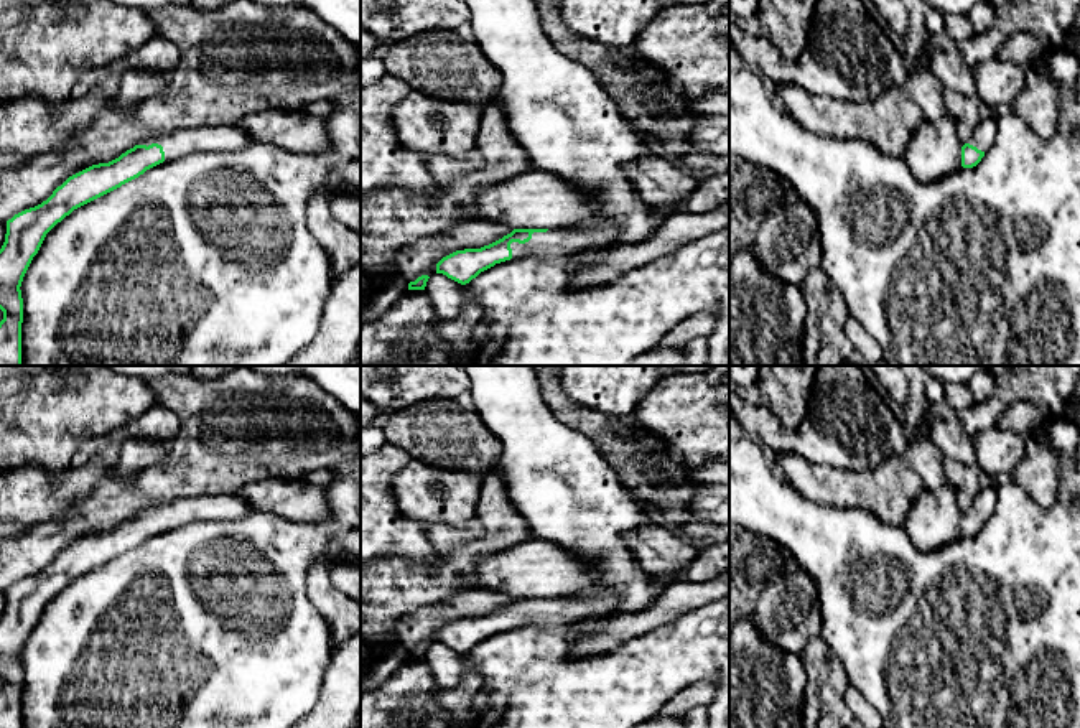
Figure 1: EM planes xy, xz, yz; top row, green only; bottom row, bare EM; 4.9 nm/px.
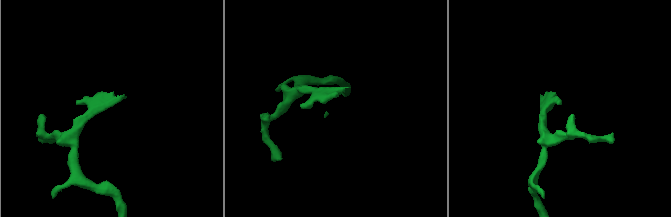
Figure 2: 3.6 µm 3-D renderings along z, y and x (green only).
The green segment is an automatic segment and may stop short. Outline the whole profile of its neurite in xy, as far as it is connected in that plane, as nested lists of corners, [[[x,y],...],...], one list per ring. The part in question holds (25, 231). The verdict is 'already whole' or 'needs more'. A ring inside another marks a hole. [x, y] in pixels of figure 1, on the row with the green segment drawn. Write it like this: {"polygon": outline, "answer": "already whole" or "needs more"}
{"polygon": [[[235,125],[179,128],[122,153],[109,163],[92,165],[69,176],[41,204],[7,221],[0,249],[0,366],[21,364],[23,277],[46,234],[74,209],[138,178],[147,170],[193,152],[240,150],[252,138]]], "answer": "needs more"}

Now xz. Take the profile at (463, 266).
{"polygon": [[[614,222],[594,227],[514,229],[502,239],[481,249],[456,250],[436,264],[436,273],[466,285],[496,264],[519,257],[558,257],[596,249],[617,237]]], "answer": "needs more"}

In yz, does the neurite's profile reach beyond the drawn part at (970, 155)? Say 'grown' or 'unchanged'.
grown

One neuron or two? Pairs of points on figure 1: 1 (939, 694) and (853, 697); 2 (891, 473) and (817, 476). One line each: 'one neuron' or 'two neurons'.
1: two neurons
2: one neuron

